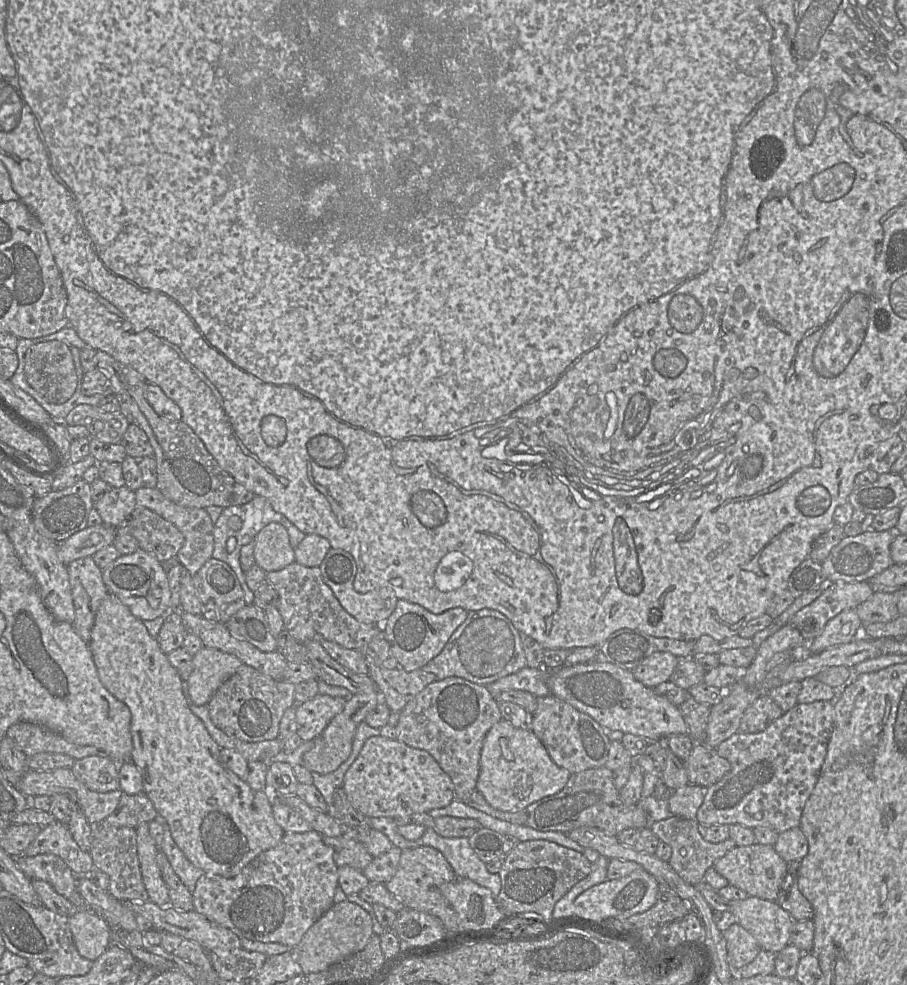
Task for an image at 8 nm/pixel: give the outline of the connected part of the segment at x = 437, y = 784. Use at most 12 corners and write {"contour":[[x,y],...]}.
{"contour":[[366,740],[343,788],[366,817],[398,818],[455,799],[426,750]]}

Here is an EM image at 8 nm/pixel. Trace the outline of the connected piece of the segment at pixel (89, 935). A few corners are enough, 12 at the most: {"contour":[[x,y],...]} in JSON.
{"contour":[[76,910],[69,927],[79,954],[94,962],[112,930],[92,911]]}

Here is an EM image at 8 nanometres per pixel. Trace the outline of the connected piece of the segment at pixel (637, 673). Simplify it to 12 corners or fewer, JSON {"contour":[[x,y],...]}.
{"contour":[[655,652],[632,673],[652,689],[668,681],[680,659]]}

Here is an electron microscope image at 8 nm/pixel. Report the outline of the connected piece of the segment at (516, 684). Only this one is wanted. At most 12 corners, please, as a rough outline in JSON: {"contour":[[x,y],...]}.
{"contour":[[525,666],[486,686],[496,700],[507,690],[550,693],[552,670]]}

